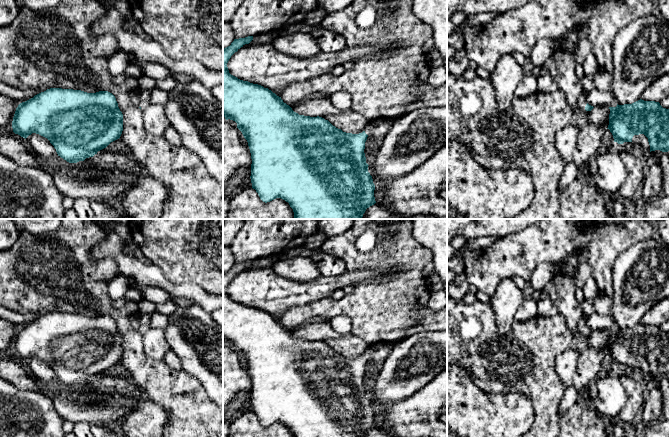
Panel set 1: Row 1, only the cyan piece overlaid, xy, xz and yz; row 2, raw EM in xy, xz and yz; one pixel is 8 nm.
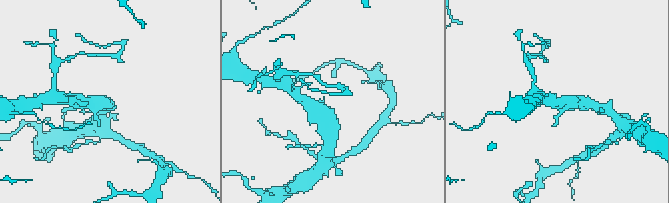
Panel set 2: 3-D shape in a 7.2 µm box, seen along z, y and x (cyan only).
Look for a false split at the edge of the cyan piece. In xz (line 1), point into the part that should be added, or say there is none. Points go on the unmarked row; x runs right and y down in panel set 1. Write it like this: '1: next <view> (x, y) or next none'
1: next xz (371, 348)

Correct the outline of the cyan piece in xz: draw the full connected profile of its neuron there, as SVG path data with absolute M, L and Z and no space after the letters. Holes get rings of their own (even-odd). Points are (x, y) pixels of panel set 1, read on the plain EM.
M253 260L234 263L230 270L223 273L223 340L237 347L237 352L248 366L252 383L252 412L265 427L276 422L285 424L294 437L365 437L376 425L375 409L368 396L364 373L367 361L378 344L370 345L362 357L346 357L322 341L299 339L268 312L231 299L227 291L229 283L252 264Z

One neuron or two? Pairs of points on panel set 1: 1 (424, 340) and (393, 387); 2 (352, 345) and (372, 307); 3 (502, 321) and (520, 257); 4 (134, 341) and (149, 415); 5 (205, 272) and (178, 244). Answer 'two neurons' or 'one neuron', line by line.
1: one neuron
2: two neurons
3: two neurons
4: two neurons
5: one neuron

